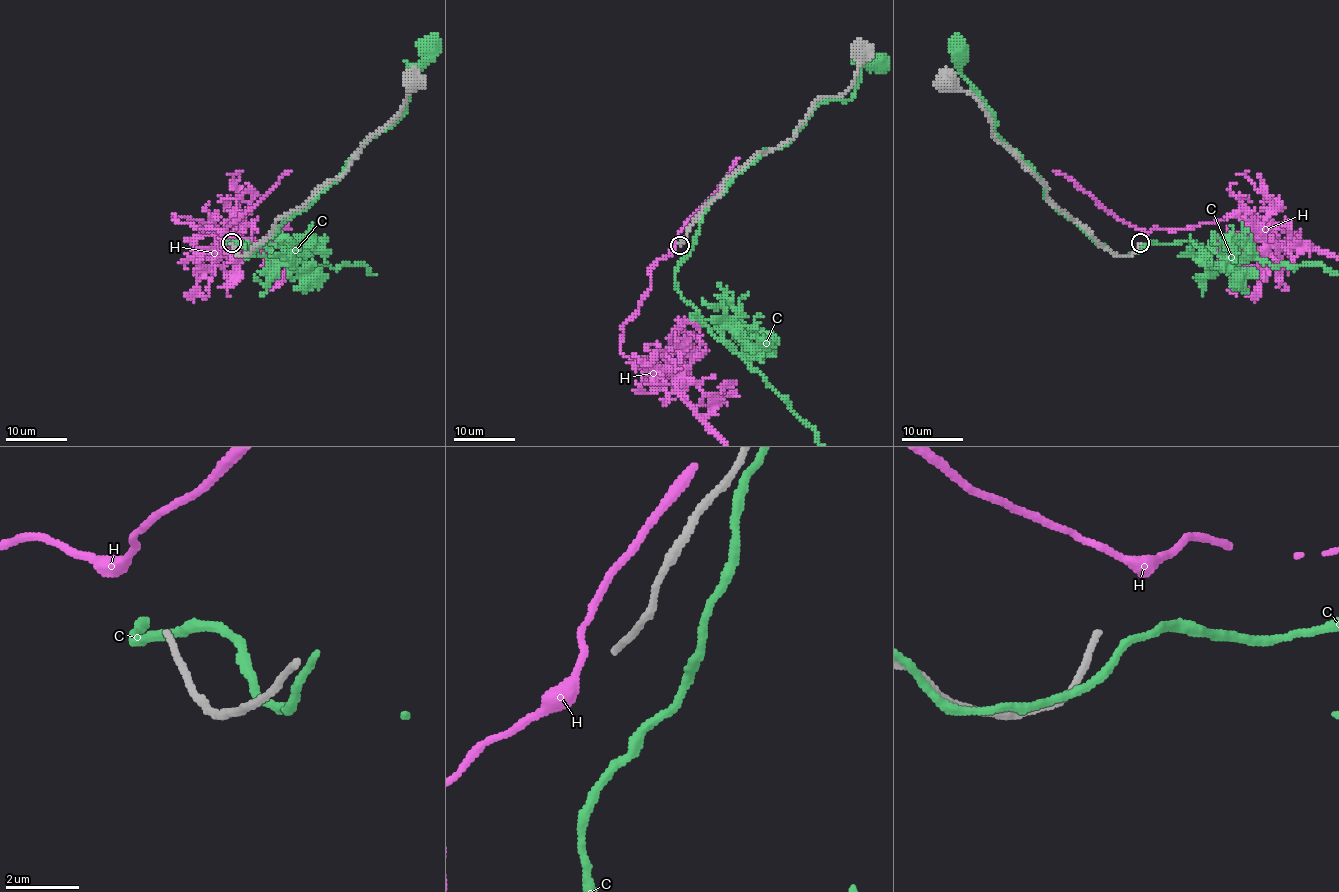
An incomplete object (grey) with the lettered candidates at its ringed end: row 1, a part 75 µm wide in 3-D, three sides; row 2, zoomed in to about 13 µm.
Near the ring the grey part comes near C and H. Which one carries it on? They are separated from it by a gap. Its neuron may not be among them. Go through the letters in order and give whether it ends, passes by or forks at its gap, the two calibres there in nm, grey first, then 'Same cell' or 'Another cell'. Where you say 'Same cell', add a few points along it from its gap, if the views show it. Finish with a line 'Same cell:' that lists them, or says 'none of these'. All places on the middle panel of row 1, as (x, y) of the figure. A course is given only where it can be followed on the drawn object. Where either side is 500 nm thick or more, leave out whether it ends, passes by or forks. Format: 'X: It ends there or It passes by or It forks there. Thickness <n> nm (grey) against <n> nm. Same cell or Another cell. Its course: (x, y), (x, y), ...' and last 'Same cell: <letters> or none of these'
C: It passes by. Thickness 160 nm (grey) against 240 nm. Another cell
H: It passes by. Thickness 160 nm (grey) against 360 nm. Another cell
Same cell: none of these

